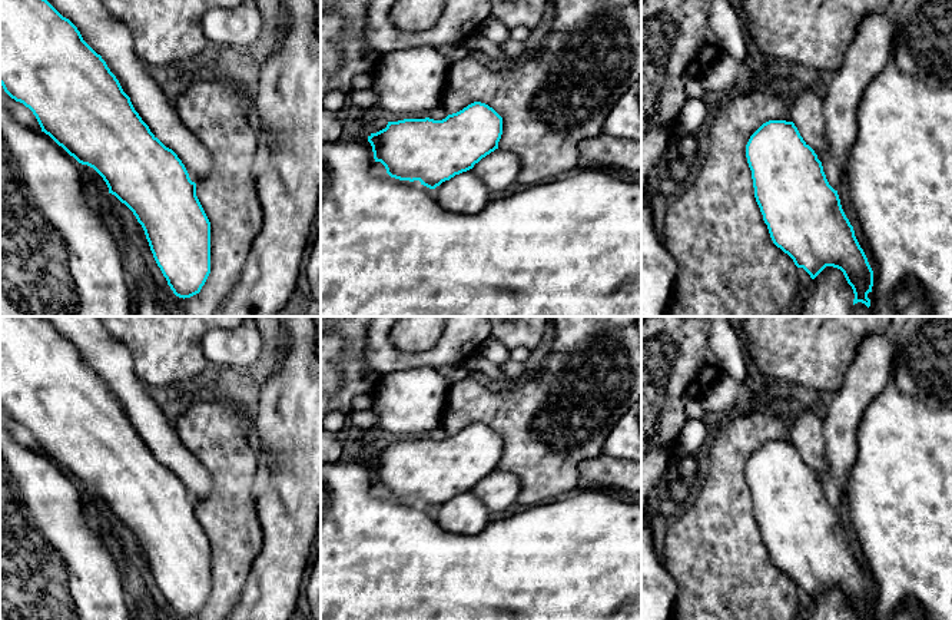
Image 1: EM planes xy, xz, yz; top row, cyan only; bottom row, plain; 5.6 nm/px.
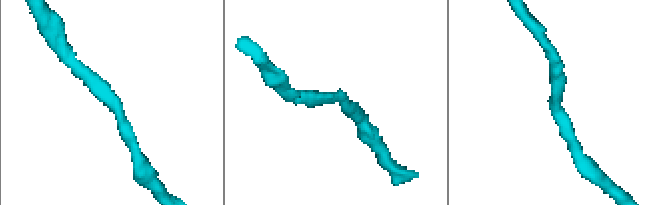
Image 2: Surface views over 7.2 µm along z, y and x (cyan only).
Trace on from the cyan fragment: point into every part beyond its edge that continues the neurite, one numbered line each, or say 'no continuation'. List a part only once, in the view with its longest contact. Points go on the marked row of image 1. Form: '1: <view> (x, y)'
1: xy (109, 37)

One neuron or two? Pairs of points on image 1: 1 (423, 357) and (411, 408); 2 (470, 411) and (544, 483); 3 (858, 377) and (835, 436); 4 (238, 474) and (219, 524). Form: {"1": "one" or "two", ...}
{"1": "two", "2": "one", "3": "one", "4": "one"}

